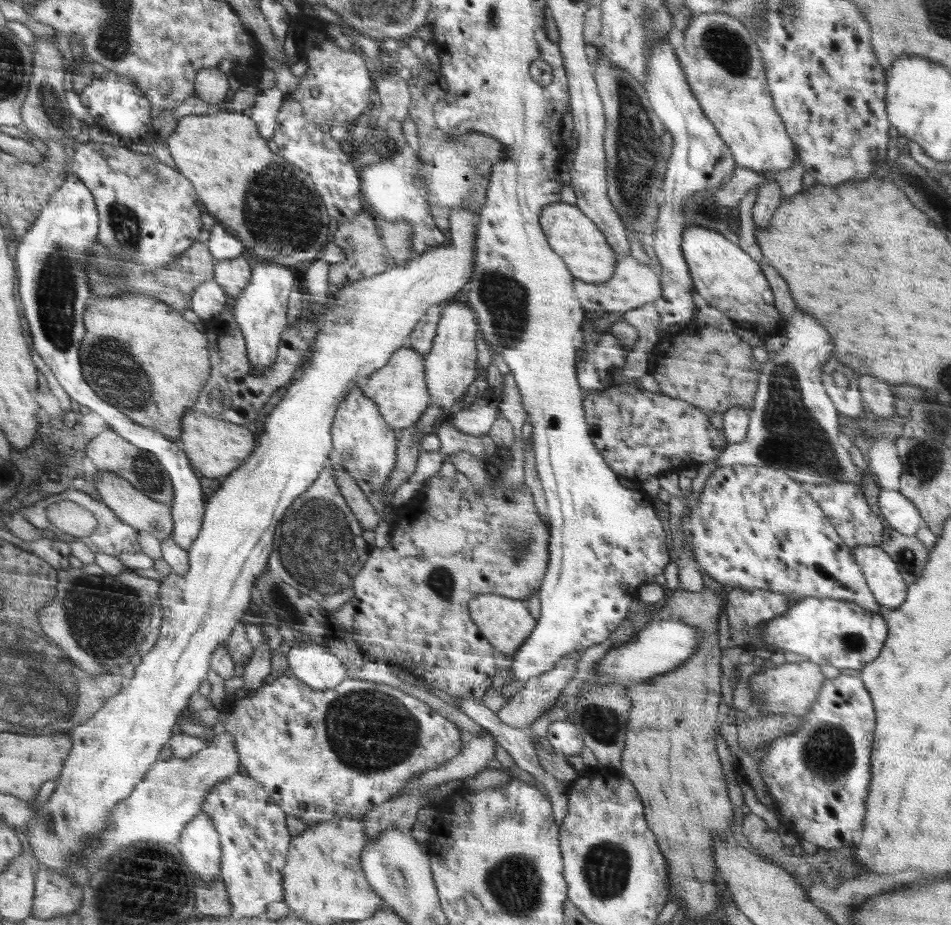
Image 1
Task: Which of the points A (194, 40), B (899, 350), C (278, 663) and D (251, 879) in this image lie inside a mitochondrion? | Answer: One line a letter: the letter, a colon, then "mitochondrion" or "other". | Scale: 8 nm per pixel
A: other
B: other
C: other
D: mitochondrion

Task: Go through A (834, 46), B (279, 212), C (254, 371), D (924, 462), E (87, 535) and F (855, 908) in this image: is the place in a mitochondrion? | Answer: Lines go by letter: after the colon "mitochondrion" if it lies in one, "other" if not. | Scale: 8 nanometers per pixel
A: other
B: mitochondrion
C: other
D: mitochondrion
E: other
F: other

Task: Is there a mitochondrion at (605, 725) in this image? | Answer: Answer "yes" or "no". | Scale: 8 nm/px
yes

